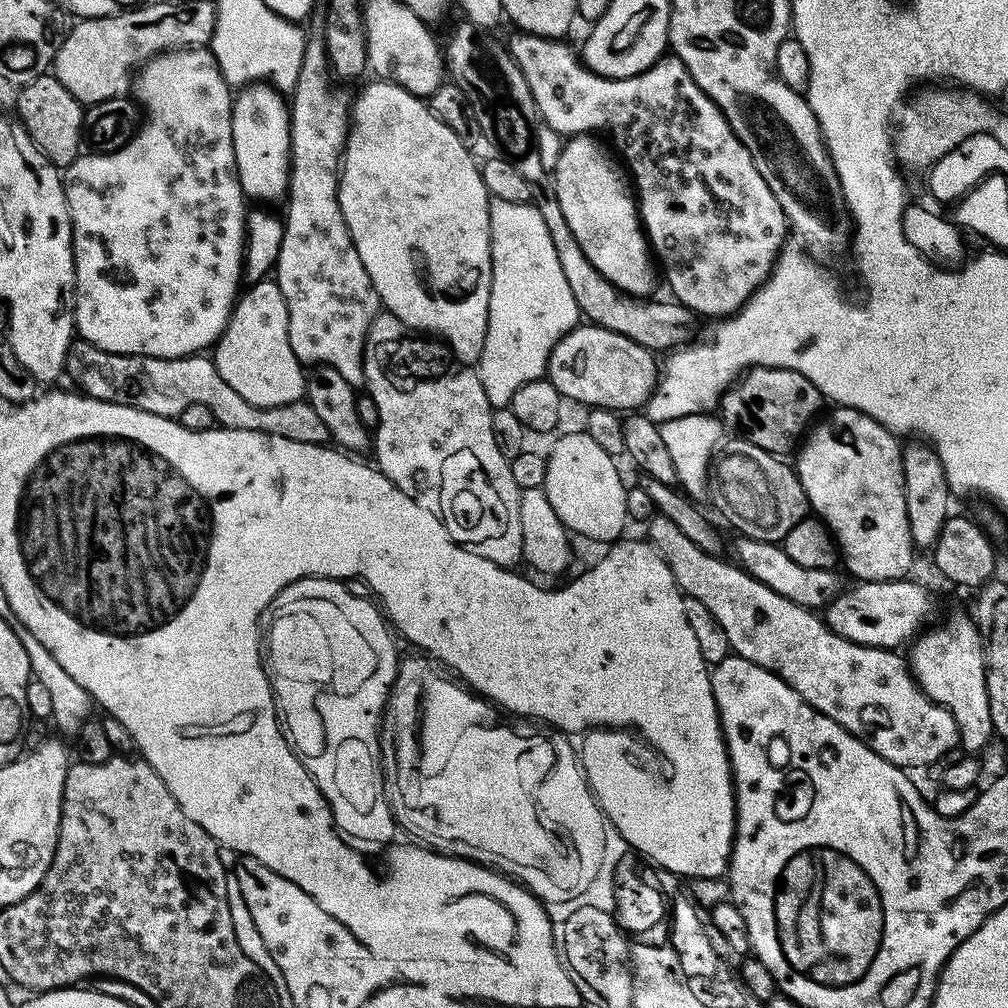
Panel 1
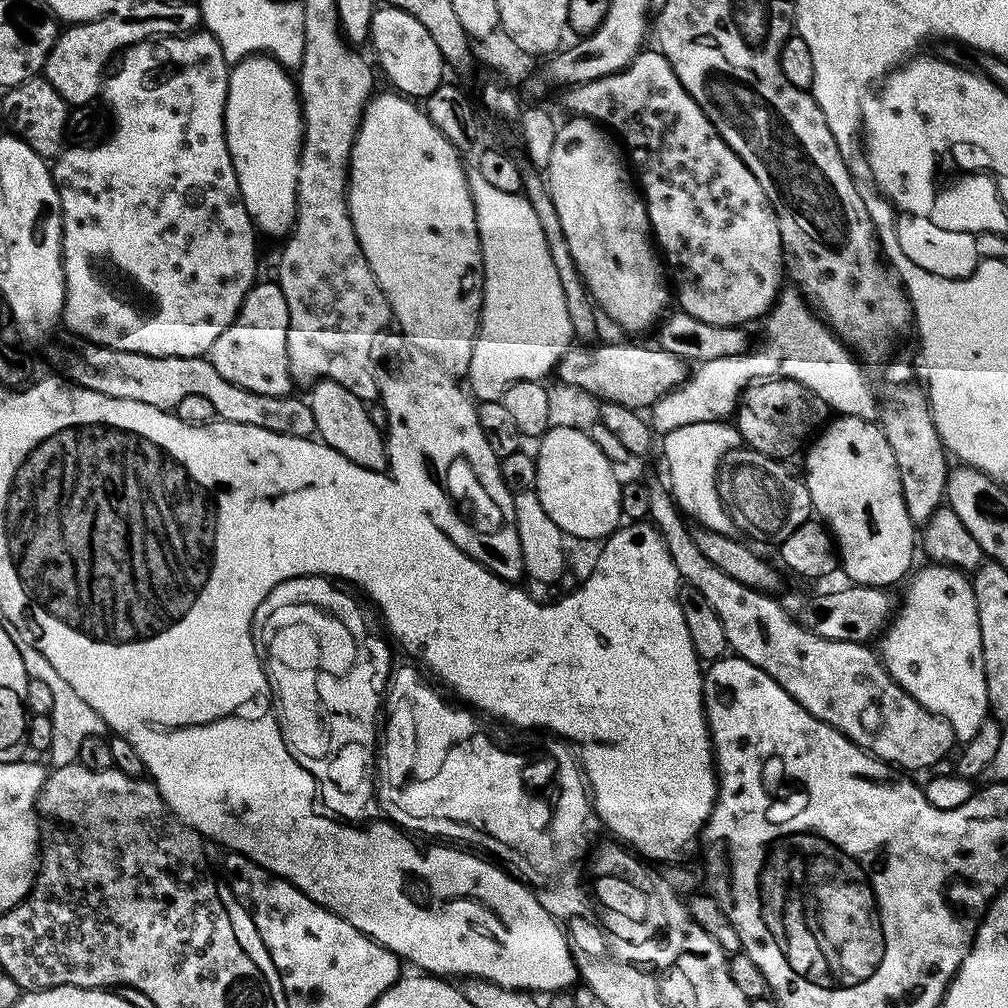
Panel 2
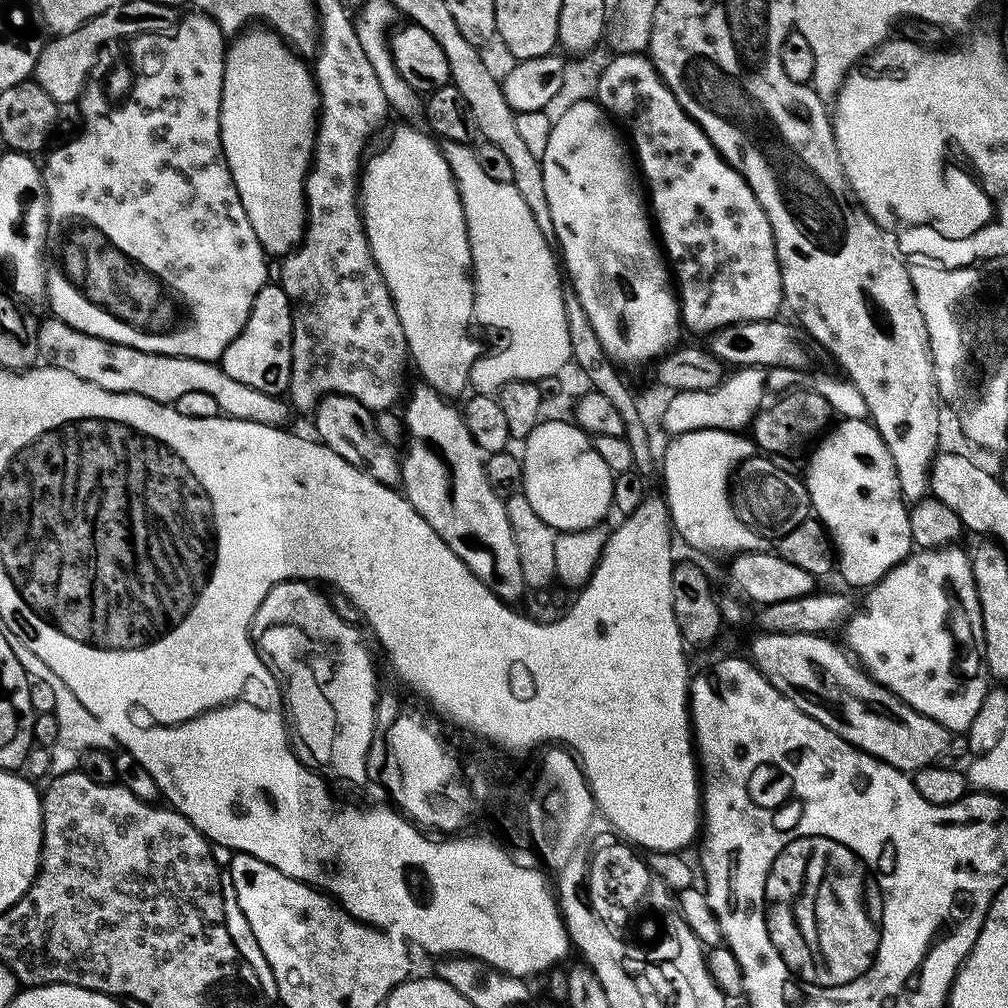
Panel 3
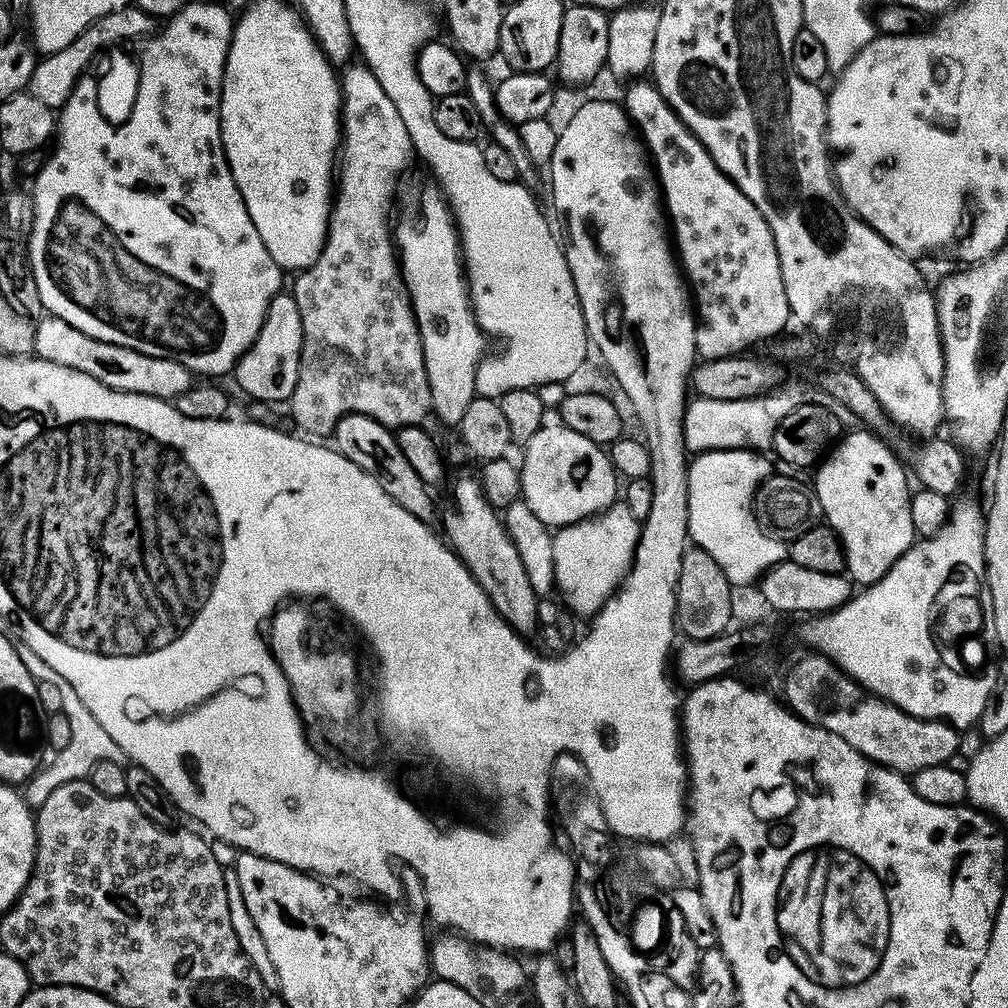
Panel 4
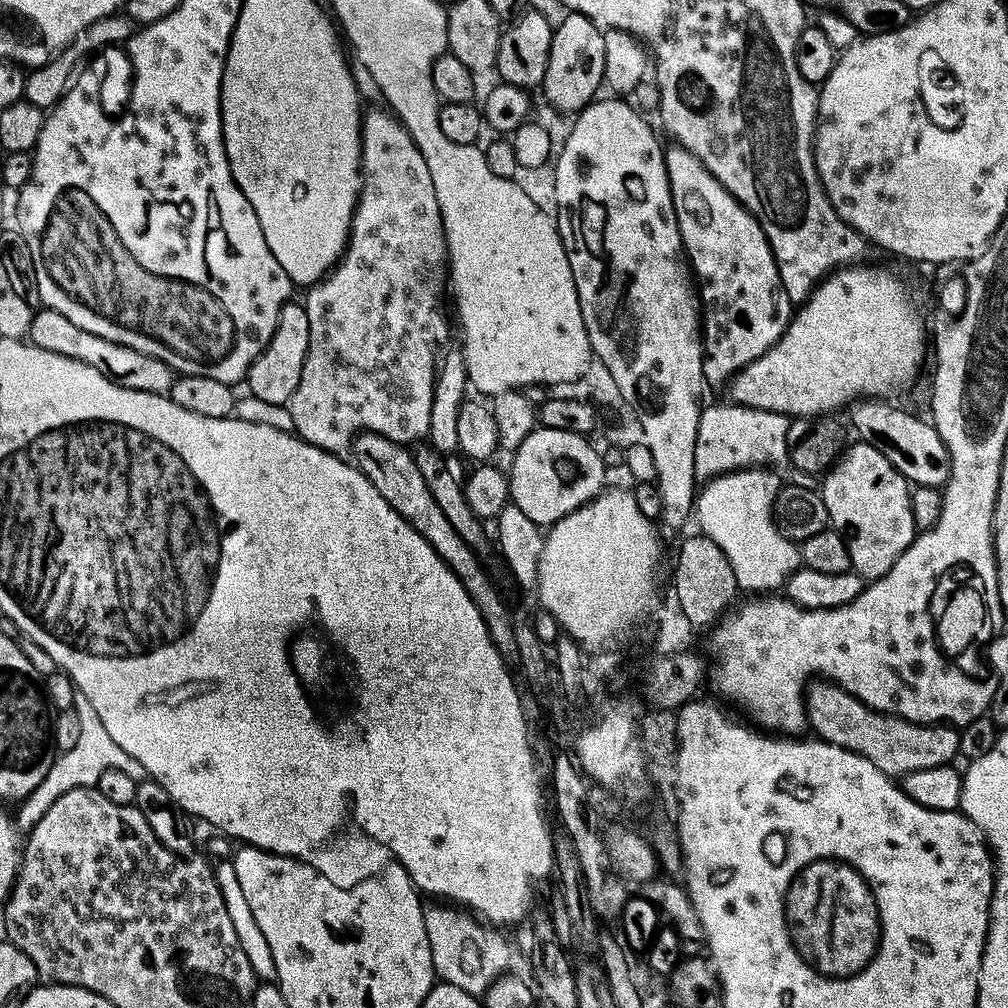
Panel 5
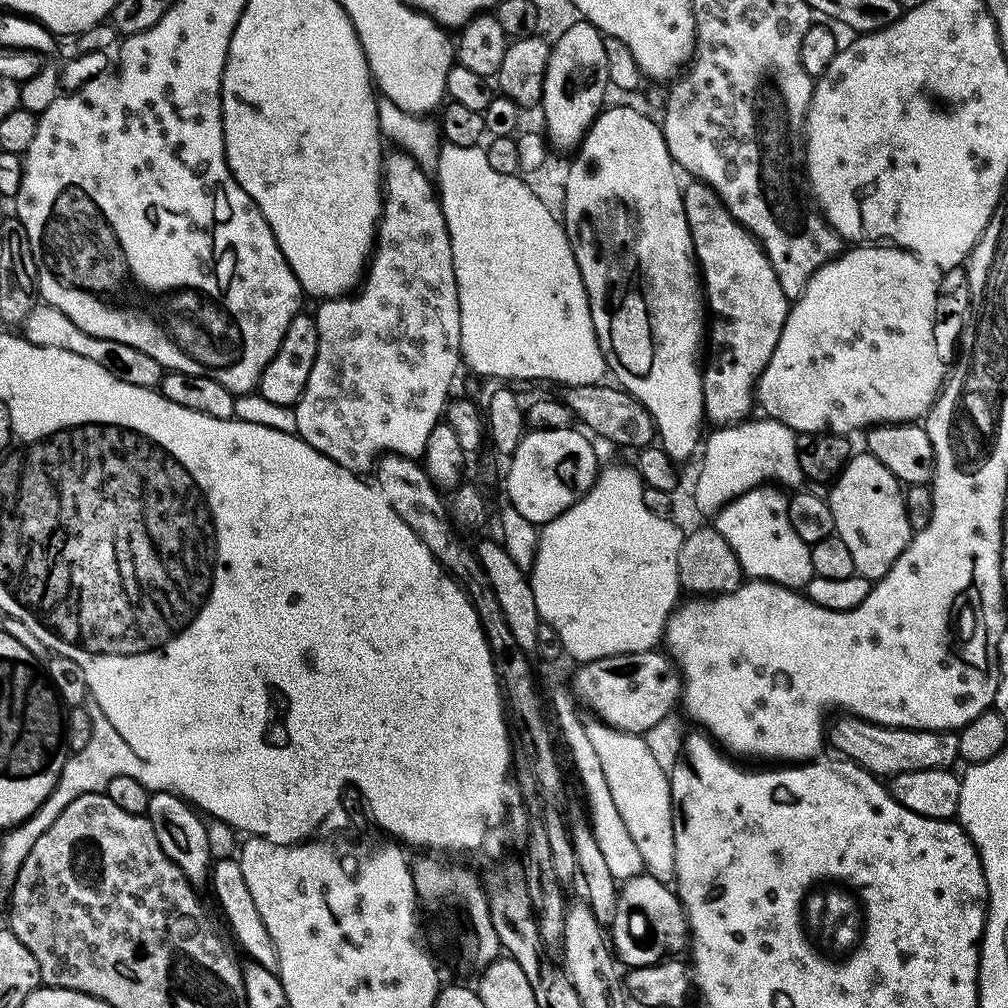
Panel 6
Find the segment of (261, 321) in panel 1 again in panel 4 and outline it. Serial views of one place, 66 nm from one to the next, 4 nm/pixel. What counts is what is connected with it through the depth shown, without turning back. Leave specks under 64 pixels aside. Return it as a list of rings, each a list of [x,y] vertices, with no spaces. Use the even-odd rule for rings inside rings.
[[[282,290],[270,302],[258,338],[254,338],[254,342],[236,363],[234,377],[237,386],[256,402],[291,401],[292,391],[298,382],[303,341],[302,314],[298,314],[298,302],[294,302],[291,291]]]

